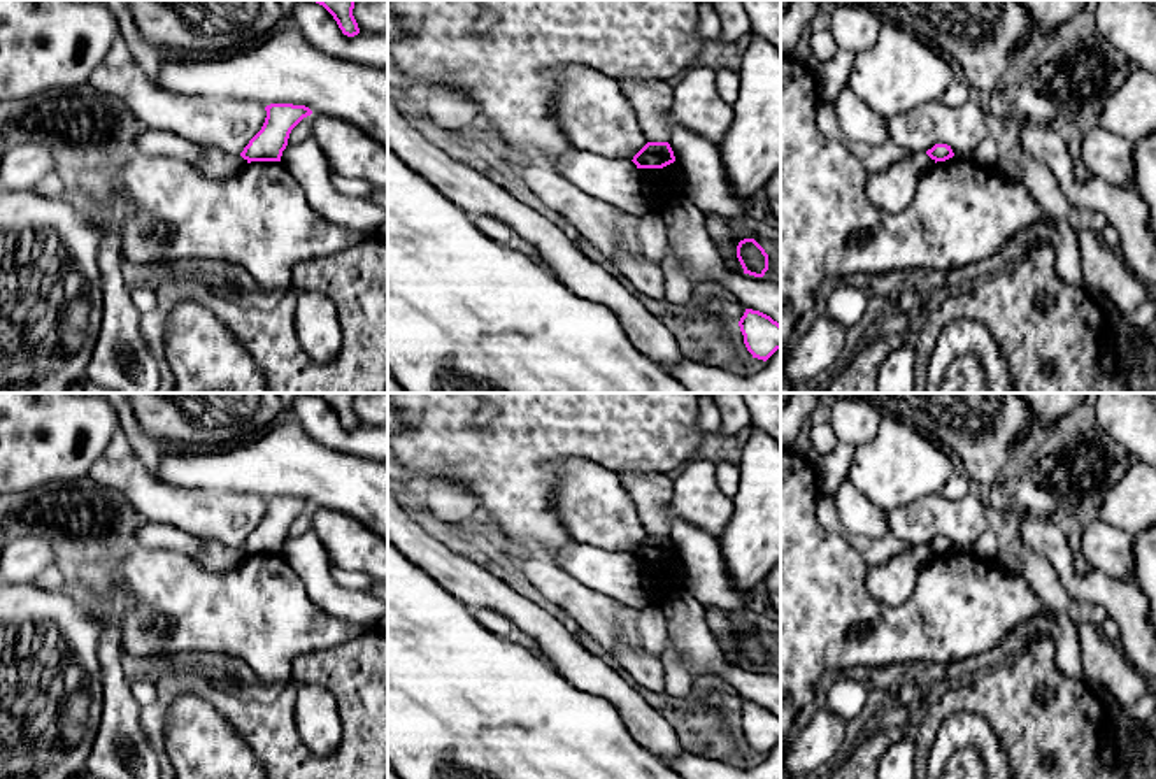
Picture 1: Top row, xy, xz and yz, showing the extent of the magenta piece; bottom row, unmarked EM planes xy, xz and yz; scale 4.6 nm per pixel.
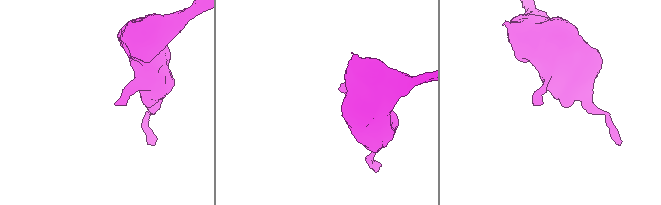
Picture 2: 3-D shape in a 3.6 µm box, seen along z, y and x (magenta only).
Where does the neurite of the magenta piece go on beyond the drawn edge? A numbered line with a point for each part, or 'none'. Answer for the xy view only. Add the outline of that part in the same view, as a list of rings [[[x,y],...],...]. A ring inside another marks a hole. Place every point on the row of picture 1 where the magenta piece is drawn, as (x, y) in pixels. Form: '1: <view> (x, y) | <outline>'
none

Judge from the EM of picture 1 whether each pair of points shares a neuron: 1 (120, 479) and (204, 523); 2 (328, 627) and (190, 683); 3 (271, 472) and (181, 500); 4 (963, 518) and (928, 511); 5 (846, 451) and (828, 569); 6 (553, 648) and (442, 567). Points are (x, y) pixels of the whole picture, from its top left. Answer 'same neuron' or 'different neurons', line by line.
1: same neuron
2: different neurons
3: different neurons
4: same neuron
5: different neurons
6: same neuron

